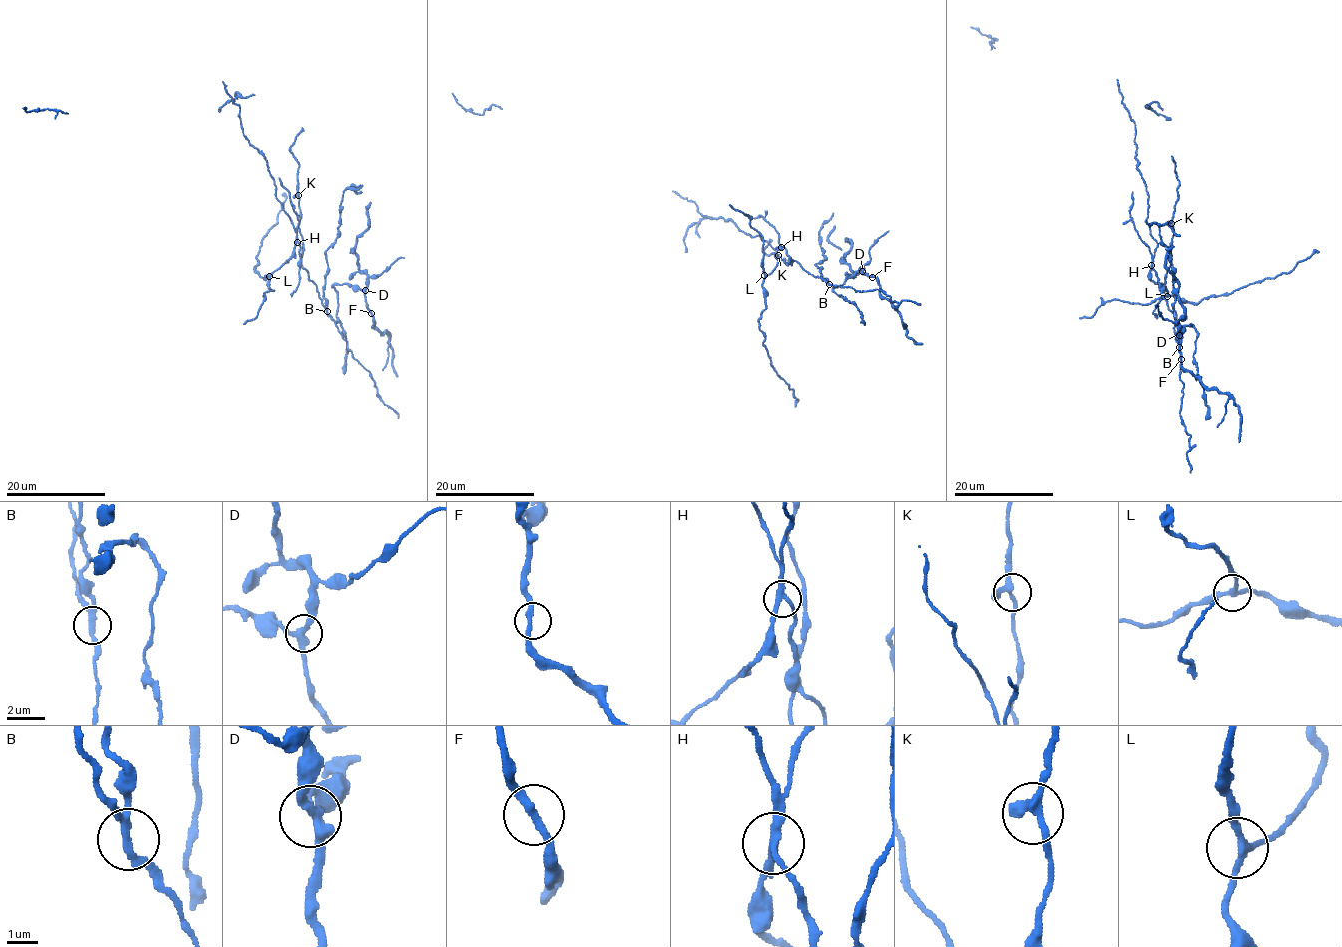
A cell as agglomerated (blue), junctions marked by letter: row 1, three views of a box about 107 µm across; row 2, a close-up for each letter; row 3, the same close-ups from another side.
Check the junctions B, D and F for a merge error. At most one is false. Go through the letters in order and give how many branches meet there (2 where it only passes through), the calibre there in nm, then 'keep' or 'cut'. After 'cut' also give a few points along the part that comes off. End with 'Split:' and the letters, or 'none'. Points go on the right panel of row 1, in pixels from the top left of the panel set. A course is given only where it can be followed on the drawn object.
B: 3 branches meet; 200 nm thick; cut
D: 3 branches meet; 320 nm thick; keep
F: 2 branches meet; 240 nm thick; keep
Split: B

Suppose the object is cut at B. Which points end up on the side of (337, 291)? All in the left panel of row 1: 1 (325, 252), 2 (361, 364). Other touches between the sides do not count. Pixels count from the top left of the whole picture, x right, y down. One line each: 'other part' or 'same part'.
1: same part
2: other part

